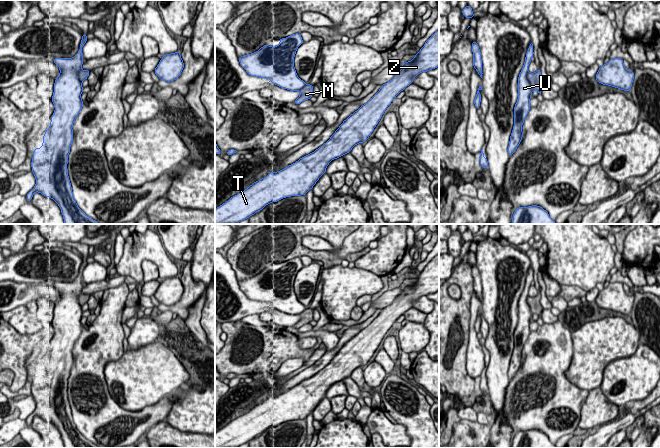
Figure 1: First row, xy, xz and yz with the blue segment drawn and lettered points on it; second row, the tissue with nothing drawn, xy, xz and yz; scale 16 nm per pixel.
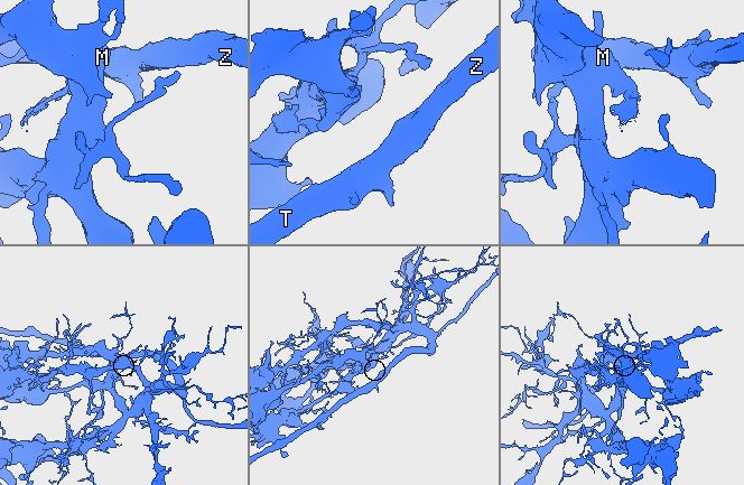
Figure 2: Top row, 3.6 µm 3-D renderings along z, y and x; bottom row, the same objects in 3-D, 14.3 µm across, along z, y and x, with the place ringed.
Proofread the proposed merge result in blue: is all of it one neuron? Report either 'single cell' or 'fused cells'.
fused cells

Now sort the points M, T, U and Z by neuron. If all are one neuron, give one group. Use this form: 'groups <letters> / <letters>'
groups M / T U Z

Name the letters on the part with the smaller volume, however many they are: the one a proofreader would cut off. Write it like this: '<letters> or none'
M

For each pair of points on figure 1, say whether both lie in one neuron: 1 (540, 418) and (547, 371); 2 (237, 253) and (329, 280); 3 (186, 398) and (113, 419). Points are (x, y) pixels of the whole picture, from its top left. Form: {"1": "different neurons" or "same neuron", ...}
{"1": "same neuron", "2": "different neurons", "3": "different neurons"}

